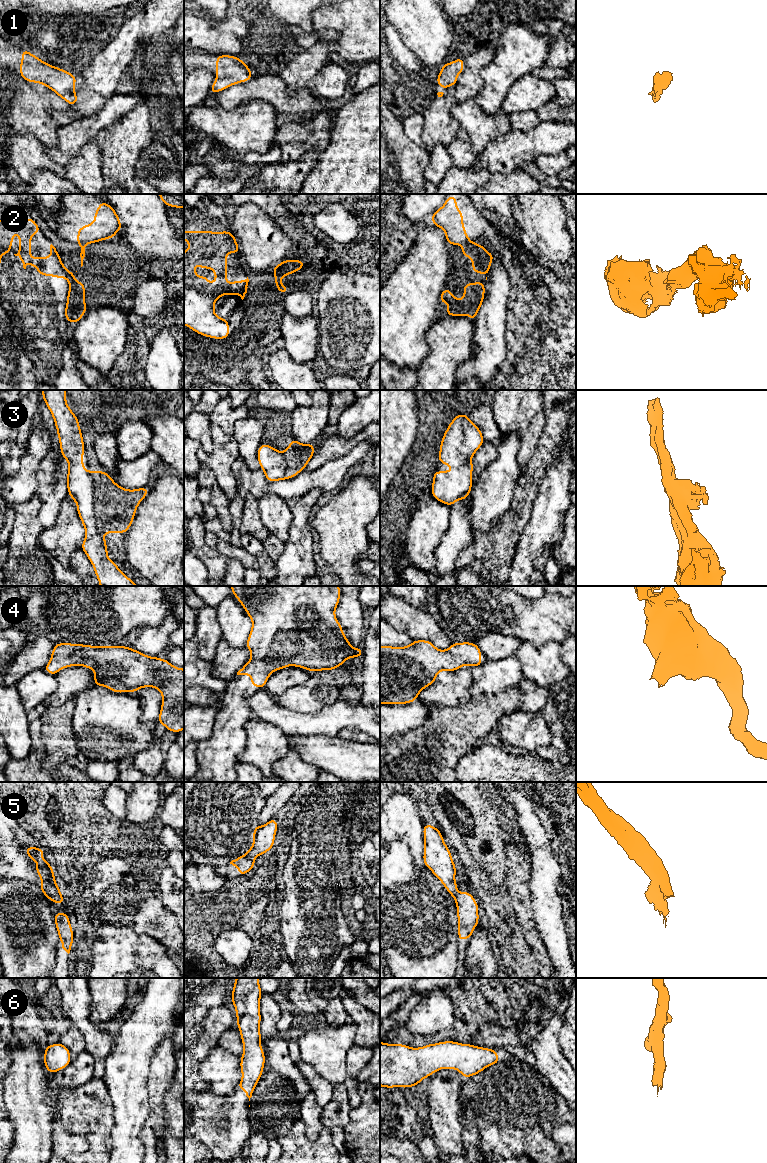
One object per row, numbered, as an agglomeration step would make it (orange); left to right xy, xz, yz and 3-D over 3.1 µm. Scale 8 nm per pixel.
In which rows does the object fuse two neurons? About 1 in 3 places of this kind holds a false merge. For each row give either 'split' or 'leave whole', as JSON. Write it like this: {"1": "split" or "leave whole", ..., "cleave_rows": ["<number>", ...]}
{"1": "leave whole", "2": "split", "3": "leave whole", "4": "leave whole", "5": "split", "6": "leave whole", "cleave_rows": ["2", "5"]}

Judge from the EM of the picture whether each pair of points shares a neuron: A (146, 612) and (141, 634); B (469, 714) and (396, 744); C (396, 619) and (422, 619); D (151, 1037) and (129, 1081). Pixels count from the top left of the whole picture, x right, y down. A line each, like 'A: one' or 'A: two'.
A: two
B: one
C: one
D: one

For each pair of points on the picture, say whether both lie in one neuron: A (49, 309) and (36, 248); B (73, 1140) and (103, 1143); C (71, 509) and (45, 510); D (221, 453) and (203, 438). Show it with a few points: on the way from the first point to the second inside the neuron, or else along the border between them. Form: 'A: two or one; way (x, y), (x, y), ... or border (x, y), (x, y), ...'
A: one; way (39, 294), (36, 290), (36, 263)
B: two; border (66, 1129), (86, 1139), (85, 1152)
C: two; border (68, 495), (61, 503), (55, 521), (46, 528)
D: two; border (211, 424), (212, 448), (207, 452)

